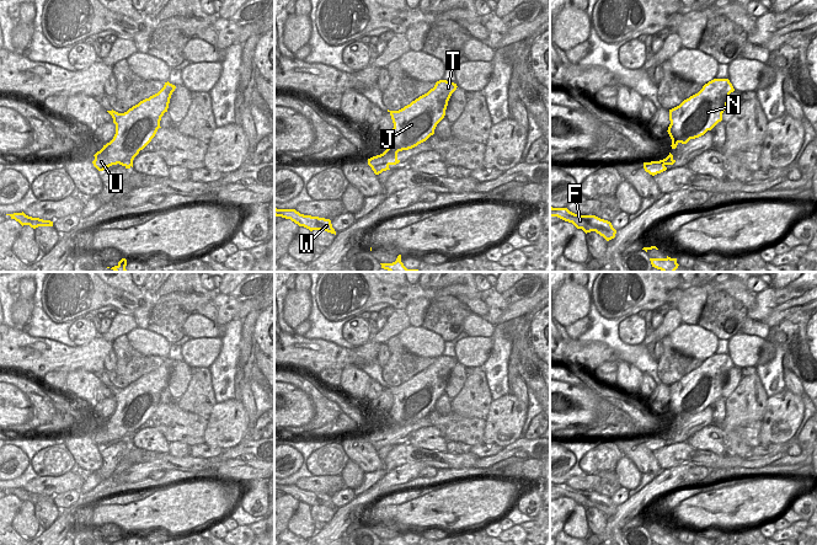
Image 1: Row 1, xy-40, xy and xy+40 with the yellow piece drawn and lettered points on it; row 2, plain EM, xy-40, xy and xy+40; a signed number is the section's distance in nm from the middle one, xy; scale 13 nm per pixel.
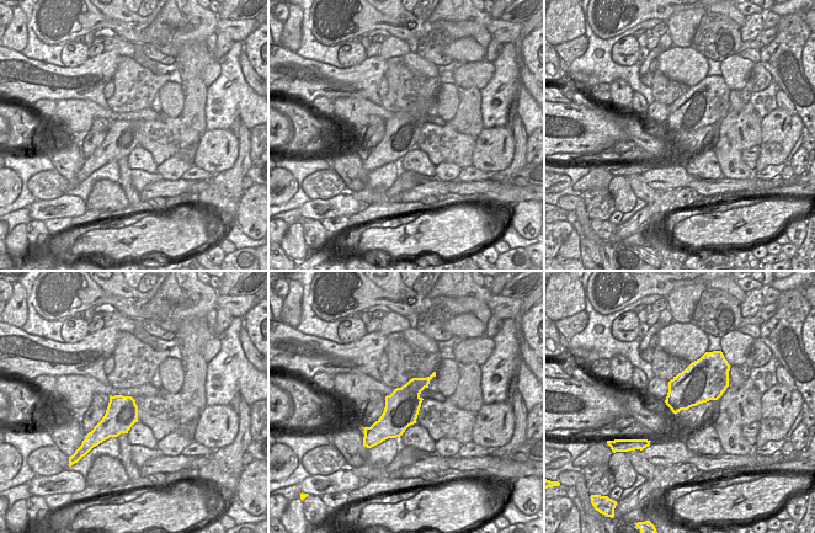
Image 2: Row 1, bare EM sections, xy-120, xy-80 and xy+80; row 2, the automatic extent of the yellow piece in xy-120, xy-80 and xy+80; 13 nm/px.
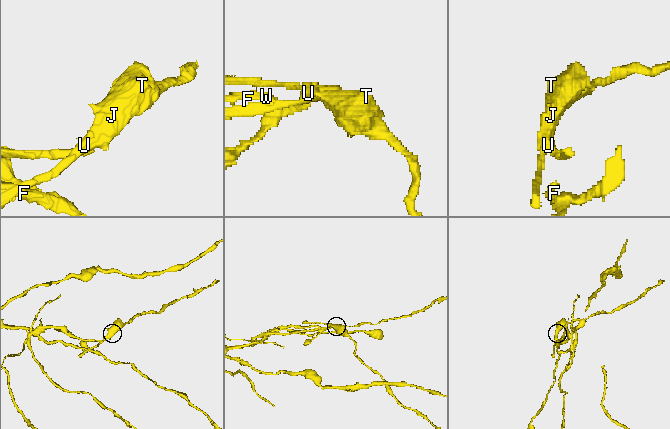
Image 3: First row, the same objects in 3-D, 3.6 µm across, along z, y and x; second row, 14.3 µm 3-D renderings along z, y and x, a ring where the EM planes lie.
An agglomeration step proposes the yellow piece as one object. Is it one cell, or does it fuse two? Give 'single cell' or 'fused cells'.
fused cells

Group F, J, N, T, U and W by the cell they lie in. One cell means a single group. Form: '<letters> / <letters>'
F W / J N T U

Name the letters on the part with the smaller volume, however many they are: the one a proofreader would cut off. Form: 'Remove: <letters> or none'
Remove: J, N, T, U

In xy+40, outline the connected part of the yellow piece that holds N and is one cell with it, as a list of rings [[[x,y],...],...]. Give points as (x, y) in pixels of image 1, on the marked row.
[[[714,79],[698,93],[669,109],[671,124],[667,132],[672,139],[672,149],[679,143],[687,144],[690,139],[704,135],[721,122],[728,96],[733,91],[728,79]]]

